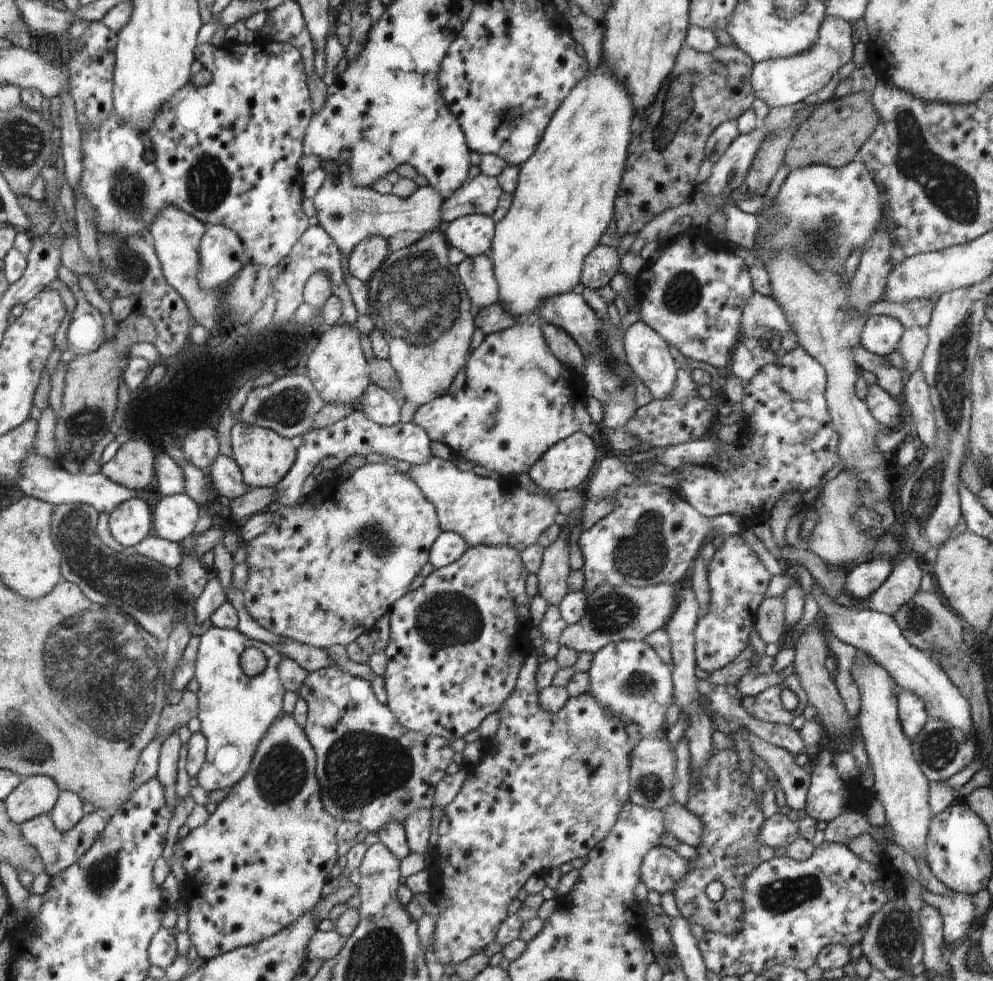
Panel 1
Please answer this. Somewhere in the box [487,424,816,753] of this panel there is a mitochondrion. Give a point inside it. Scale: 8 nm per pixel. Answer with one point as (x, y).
(641, 555)

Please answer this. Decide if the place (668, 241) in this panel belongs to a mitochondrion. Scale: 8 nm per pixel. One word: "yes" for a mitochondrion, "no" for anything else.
no

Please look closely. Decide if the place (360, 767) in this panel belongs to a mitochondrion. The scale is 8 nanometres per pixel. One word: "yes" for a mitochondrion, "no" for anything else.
yes

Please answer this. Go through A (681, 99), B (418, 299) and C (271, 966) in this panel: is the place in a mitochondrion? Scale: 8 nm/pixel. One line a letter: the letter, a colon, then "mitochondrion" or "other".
A: mitochondrion
B: mitochondrion
C: other

